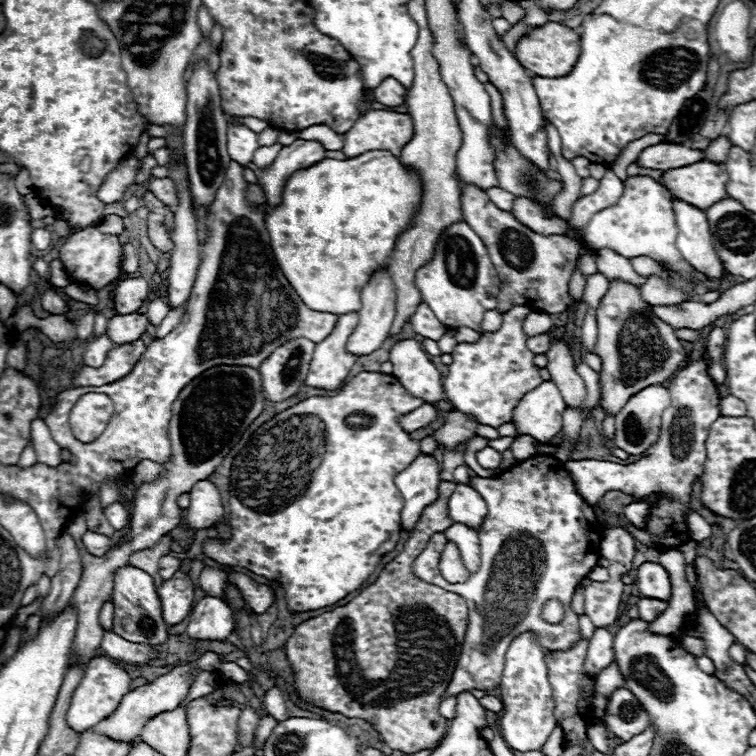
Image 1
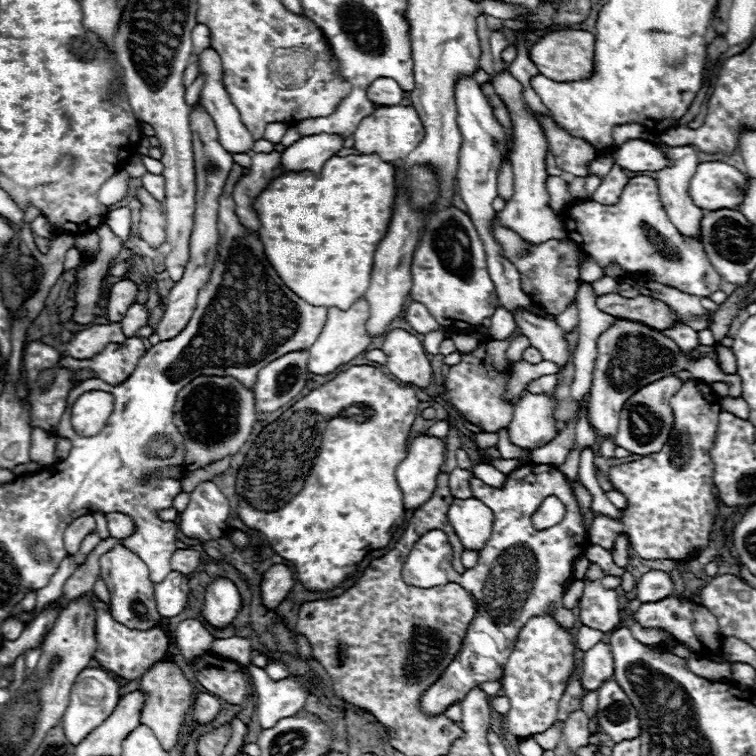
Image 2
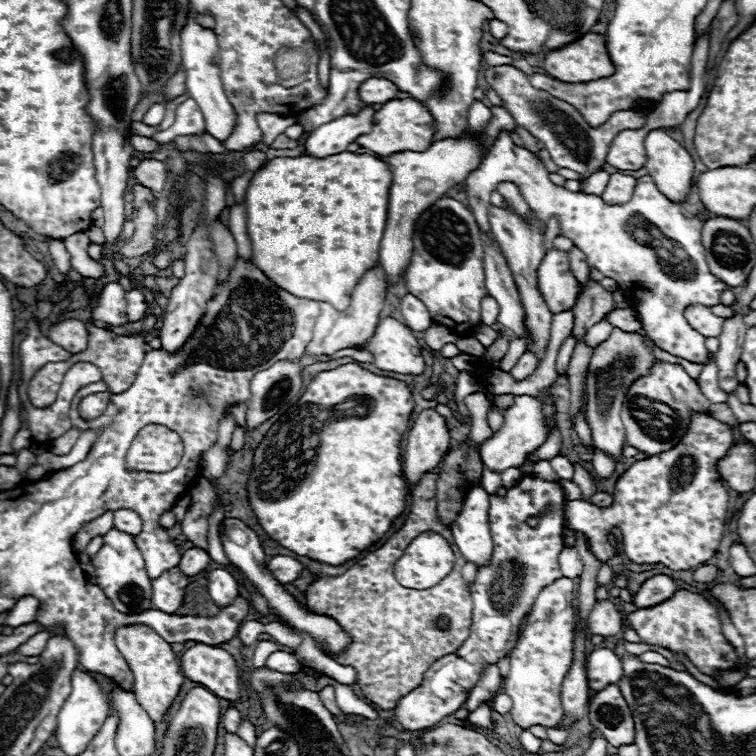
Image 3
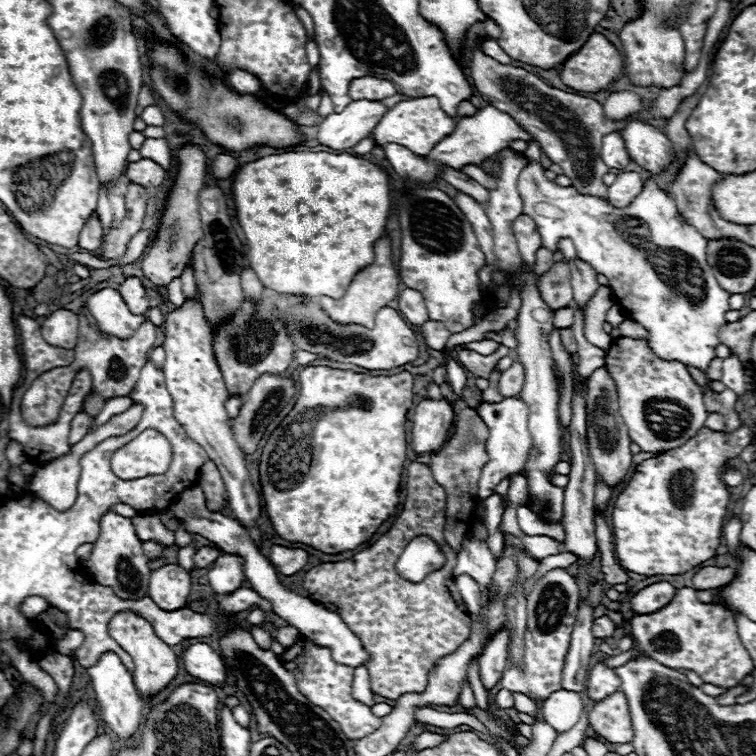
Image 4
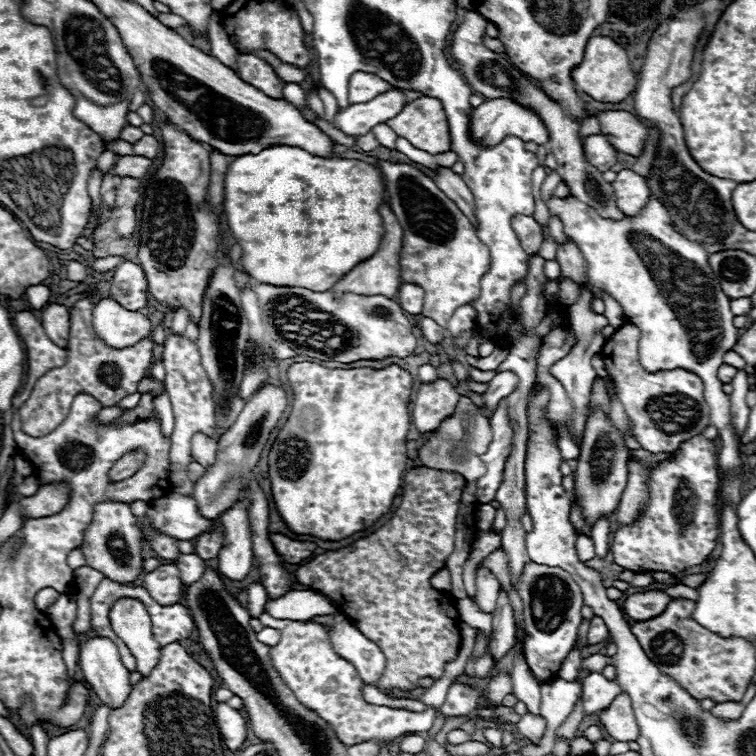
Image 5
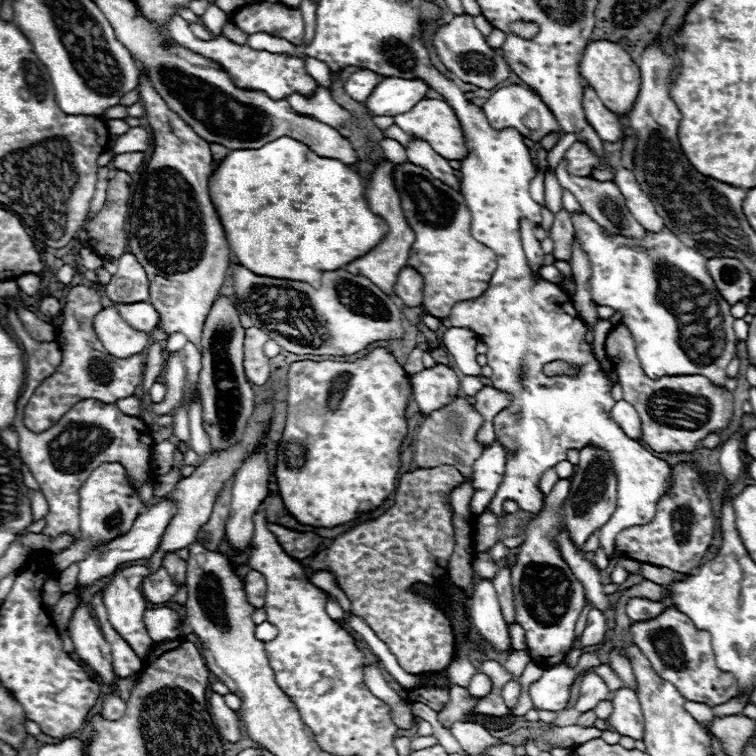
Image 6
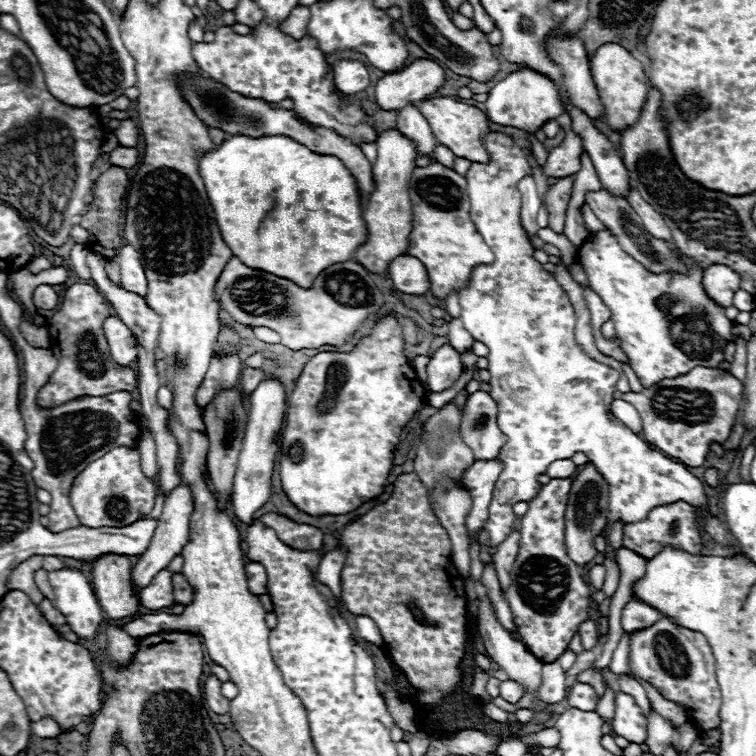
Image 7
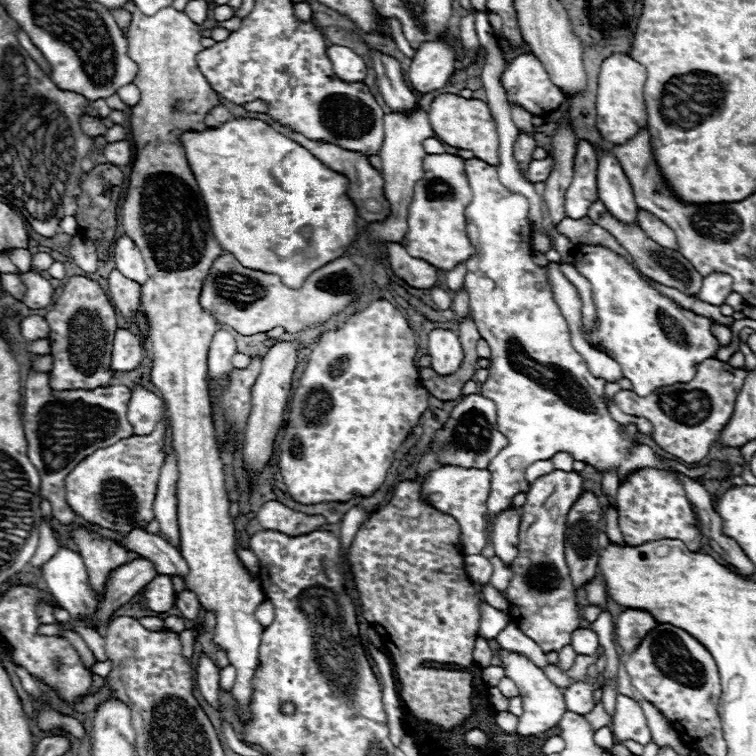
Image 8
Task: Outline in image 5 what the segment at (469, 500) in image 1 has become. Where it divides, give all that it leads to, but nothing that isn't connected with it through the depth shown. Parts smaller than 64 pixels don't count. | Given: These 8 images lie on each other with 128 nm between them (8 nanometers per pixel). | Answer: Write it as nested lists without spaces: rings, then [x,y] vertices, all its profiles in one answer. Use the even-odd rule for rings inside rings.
[[[440,569],[431,579],[431,585],[439,590],[449,591],[449,571],[445,569]],[[478,570],[478,574],[476,574],[476,598],[474,598],[474,602],[478,604],[480,612],[494,614],[498,590],[500,590],[498,580],[488,570]]]

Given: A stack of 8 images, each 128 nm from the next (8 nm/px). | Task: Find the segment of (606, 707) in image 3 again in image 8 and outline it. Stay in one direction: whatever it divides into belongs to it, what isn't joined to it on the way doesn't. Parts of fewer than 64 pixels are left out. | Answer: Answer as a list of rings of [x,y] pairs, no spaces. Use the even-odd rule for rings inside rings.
[[[618,694],[616,714],[612,718],[610,728],[612,728],[612,734],[618,742],[624,742],[624,740],[634,740],[638,744],[652,742],[650,728],[648,728],[642,708],[638,706],[636,700],[632,700],[628,696]]]

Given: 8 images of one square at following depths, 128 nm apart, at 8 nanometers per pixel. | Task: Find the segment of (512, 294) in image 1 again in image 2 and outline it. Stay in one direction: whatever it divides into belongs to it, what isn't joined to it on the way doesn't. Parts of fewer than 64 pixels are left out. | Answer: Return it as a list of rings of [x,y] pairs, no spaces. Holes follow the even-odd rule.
[[[494,220],[494,234],[496,234],[496,240],[504,246],[504,256],[512,260],[512,264],[516,264],[520,272],[522,288],[532,302],[538,302],[538,306],[542,306],[552,316],[564,312],[574,302],[574,296],[578,290],[578,266],[576,266],[578,248],[576,244],[572,244],[572,240],[568,240],[566,244],[560,244],[558,240],[548,240],[532,248],[524,244],[520,236],[516,236],[512,230],[500,228],[496,220]],[[496,308],[490,326],[490,338],[506,340],[515,330],[516,324],[511,313],[504,308]]]

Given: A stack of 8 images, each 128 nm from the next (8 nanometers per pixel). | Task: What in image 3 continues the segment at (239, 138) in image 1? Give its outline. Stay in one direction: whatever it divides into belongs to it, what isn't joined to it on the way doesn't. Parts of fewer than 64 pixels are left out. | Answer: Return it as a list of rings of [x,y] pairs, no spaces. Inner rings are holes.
[[[190,8],[188,20],[180,32],[180,50],[182,50],[182,68],[186,72],[186,90],[190,98],[194,98],[206,118],[206,130],[224,142],[234,132],[234,108],[224,94],[224,86],[220,80],[220,56],[218,56],[218,40],[210,28],[204,28],[196,22],[196,10]]]

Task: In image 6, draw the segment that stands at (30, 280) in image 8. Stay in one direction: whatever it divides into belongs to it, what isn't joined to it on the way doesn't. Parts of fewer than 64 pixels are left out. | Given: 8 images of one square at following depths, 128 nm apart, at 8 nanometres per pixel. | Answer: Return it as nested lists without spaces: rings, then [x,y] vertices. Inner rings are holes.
[[[44,296],[40,300],[40,312],[42,314],[52,316],[52,318],[58,318],[60,316],[60,310],[62,310],[62,304],[54,296]]]

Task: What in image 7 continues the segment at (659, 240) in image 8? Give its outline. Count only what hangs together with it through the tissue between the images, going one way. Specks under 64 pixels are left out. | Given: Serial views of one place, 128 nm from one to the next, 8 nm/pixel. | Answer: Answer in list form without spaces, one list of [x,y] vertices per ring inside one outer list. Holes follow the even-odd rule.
[[[632,186],[630,188],[630,194],[628,194],[628,204],[634,208],[634,212],[642,218],[642,222],[644,222],[644,228],[654,236],[654,238],[658,238],[658,240],[670,240],[672,238],[672,234],[670,234],[670,228],[666,226],[666,222],[664,222],[664,218],[648,204],[648,202],[644,202],[642,198],[640,198],[640,194],[636,192],[636,188]]]

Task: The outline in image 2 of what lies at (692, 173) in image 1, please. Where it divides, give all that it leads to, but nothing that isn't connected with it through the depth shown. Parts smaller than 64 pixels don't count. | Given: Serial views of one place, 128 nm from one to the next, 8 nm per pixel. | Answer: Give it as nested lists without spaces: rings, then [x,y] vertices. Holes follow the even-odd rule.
[[[702,162],[690,180],[690,196],[702,210],[738,210],[744,202],[746,174],[724,162]]]

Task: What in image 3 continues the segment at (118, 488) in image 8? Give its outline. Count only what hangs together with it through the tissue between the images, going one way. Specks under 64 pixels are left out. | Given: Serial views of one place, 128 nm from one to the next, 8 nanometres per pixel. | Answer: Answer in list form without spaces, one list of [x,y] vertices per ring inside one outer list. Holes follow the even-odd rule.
[[[156,424],[144,426],[126,452],[126,468],[138,472],[164,472],[164,434],[172,434],[172,430]],[[110,530],[108,534],[104,534],[104,544],[100,548],[100,552],[92,558],[92,564],[96,568],[96,578],[100,588],[104,588],[106,596],[112,600],[114,608],[120,612],[142,612],[144,608],[152,608],[152,580],[146,574],[144,568],[144,558],[140,554],[140,550],[136,548],[134,536],[126,534],[126,532],[116,532]]]

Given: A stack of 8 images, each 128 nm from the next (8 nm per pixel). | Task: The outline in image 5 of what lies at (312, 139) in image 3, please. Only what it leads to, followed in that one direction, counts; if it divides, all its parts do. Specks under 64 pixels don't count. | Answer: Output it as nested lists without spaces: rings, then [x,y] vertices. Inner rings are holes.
[[[390,88],[382,94],[378,94],[374,100],[364,102],[364,104],[350,104],[336,116],[336,128],[346,132],[348,136],[362,136],[370,132],[376,124],[390,120],[404,108],[406,96],[400,88]]]

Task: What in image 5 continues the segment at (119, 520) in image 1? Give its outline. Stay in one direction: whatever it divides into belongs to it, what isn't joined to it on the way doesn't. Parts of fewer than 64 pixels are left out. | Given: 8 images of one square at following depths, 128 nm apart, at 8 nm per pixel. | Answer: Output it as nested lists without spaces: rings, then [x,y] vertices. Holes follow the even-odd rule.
[[[156,532],[150,534],[150,540],[152,540],[152,548],[156,550],[156,556],[166,560],[168,564],[178,564],[178,556],[180,556],[180,550],[178,550],[178,542],[174,538],[168,538],[168,536],[160,536]]]

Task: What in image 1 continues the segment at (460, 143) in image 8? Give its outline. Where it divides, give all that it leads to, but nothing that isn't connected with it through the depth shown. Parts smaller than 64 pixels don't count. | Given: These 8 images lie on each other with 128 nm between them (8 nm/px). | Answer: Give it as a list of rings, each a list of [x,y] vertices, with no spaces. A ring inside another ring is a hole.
[[[372,110],[358,118],[356,124],[344,134],[346,156],[358,156],[360,152],[384,148],[394,156],[400,156],[402,148],[412,140],[414,124],[410,114],[392,110]]]

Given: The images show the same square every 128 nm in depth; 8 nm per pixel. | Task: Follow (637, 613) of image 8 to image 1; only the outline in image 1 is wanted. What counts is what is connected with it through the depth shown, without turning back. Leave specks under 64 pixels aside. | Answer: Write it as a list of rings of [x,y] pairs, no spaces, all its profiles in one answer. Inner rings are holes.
[[[644,562],[638,568],[636,586],[644,598],[668,600],[670,598],[670,578],[668,572],[654,562]]]

